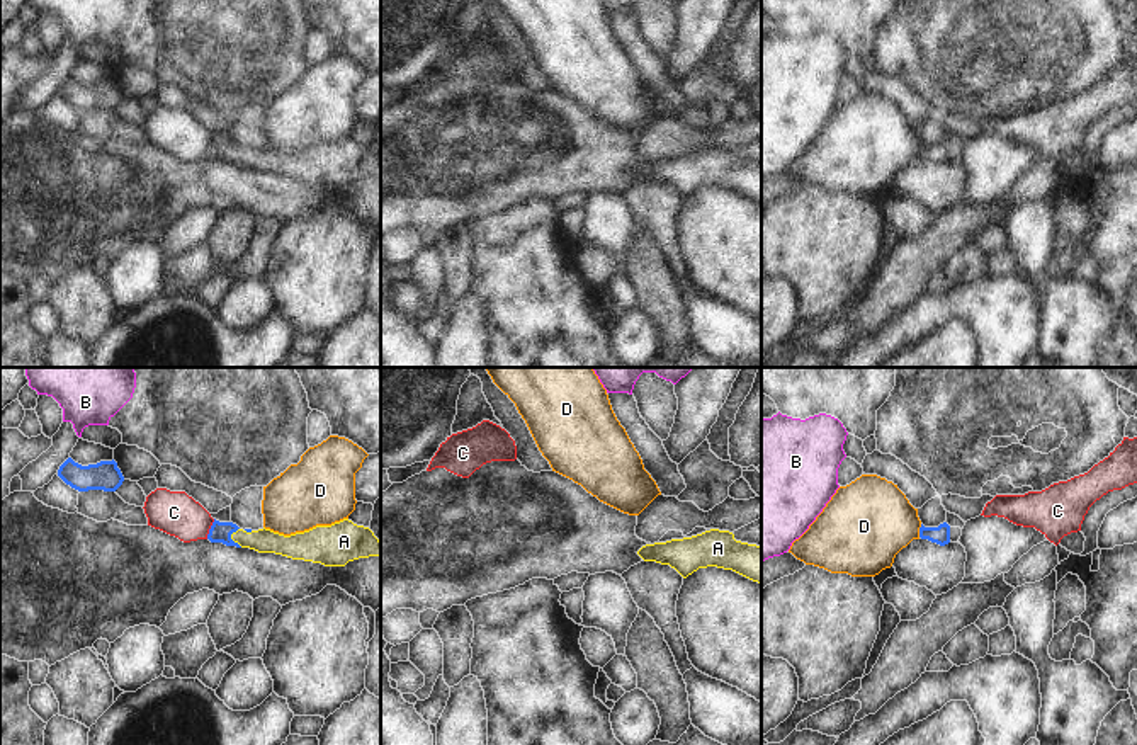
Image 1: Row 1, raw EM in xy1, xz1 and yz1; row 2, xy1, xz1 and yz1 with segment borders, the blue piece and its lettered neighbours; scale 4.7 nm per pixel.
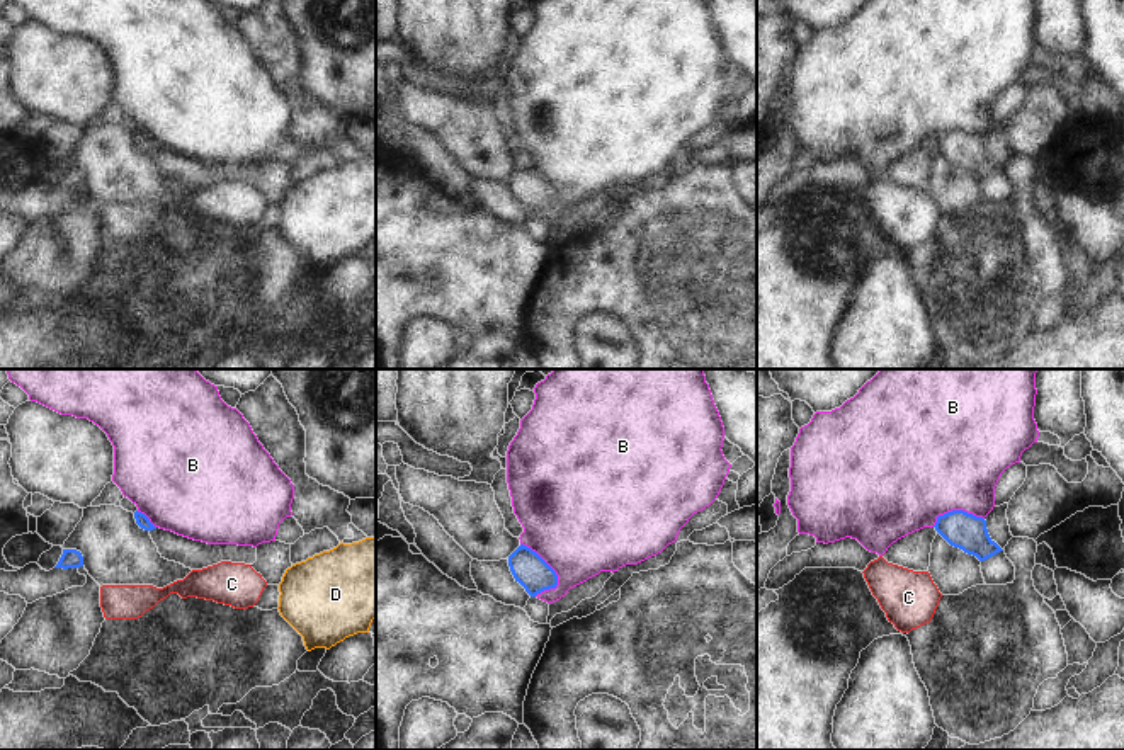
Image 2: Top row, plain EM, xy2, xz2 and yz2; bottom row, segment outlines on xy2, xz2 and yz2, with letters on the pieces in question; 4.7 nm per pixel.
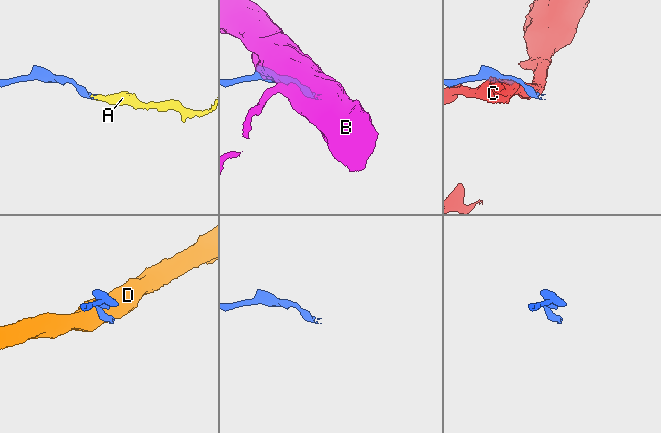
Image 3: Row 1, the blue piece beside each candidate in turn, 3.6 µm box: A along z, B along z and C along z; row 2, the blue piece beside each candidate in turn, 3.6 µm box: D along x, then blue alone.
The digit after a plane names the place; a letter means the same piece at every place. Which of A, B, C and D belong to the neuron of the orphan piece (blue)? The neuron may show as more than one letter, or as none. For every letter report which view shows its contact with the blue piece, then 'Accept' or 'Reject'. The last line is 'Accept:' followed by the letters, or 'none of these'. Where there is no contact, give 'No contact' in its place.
A: Touches blue in xy1. Accept
B: Touches blue in xz2. Reject
C: Touches blue in xy1. Reject
D: Touches blue in yz1. Reject
Accept: A

